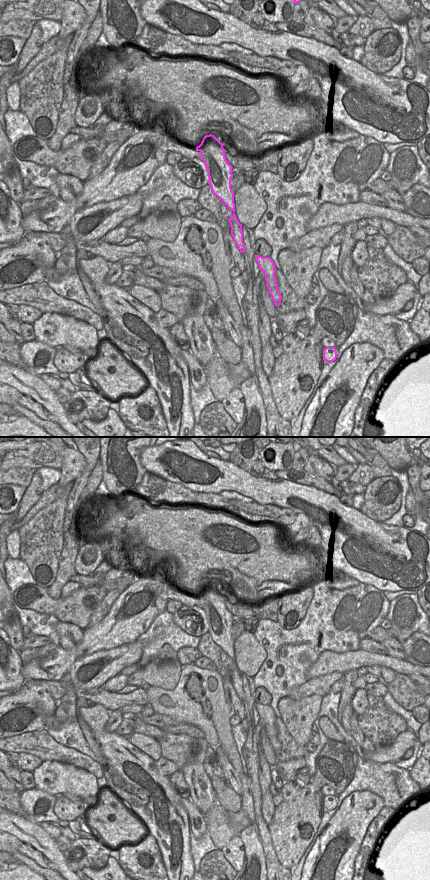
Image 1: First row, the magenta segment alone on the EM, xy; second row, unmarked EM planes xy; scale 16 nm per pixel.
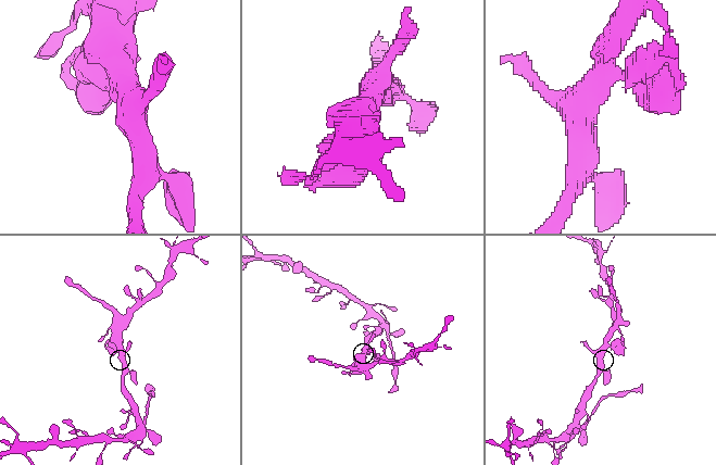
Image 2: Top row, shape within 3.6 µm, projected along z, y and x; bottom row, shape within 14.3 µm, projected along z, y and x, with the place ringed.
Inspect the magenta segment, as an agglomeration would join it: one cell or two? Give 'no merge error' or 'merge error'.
no merge error

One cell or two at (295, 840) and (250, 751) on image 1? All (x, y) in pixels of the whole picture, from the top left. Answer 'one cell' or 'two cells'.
two cells

